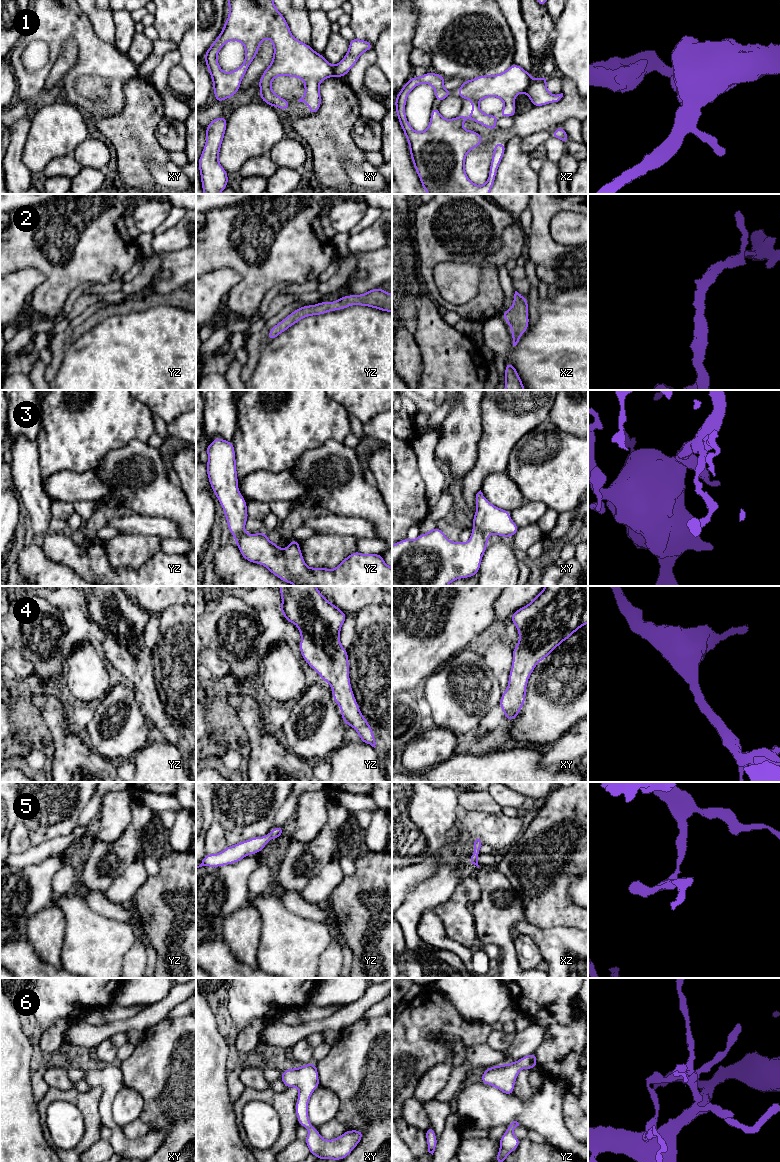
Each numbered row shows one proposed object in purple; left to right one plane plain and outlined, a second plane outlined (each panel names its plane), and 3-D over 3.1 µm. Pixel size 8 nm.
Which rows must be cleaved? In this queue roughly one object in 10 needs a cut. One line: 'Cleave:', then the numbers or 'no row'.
Cleave: 1

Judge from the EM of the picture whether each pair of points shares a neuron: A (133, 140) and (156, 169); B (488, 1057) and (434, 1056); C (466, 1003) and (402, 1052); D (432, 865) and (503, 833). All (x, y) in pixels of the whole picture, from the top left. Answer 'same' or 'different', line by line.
A: different
B: different
C: different
D: same

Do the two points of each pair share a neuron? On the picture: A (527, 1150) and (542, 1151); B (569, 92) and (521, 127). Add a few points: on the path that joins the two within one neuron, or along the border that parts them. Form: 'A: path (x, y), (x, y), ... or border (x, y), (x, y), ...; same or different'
A: path (531, 1151), (538, 1151); same
B: path (561, 105), (552, 114), (534, 121); same

